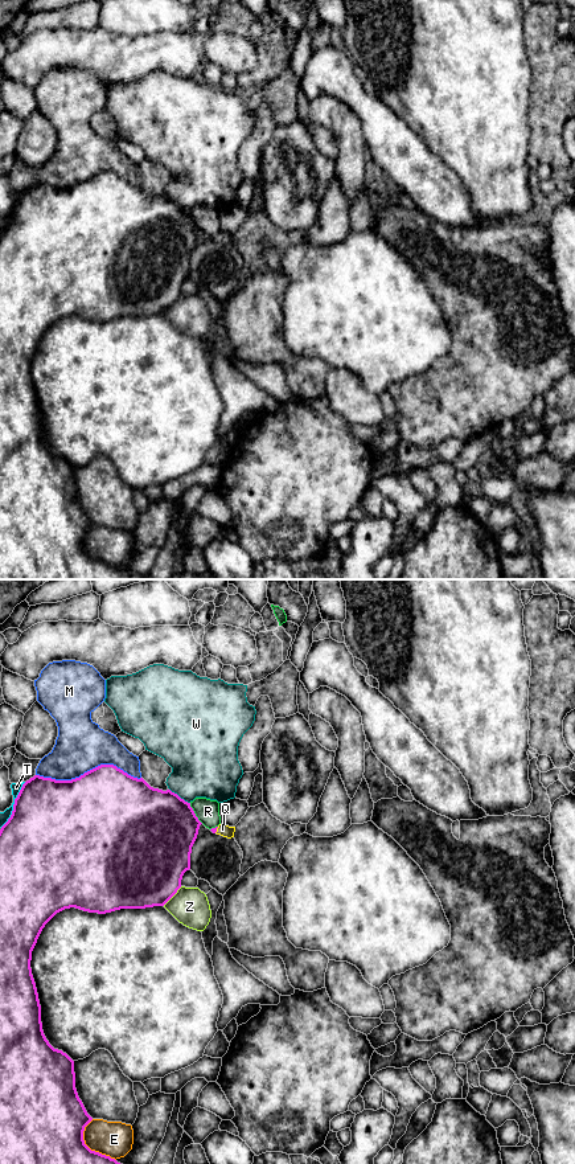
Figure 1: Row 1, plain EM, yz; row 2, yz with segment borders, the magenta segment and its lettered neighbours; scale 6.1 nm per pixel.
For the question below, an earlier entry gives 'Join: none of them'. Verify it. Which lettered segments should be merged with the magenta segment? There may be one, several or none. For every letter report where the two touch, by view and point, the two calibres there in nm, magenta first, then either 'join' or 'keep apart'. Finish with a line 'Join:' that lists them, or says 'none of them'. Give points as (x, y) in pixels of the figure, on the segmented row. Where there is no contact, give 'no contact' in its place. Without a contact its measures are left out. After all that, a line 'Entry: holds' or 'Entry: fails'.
E: meets magenta in yz at (87, 1147); 400 nm thick on the magenta side, 220 nm on the other; keep apart
M: meets magenta in yz at (89, 771); 500 nm thick on the magenta side, 300 nm on the other; keep apart
Q: meets magenta in yz at (216, 830); 30 nm thick on the magenta side, 70 nm on the other; join
R: meets magenta in yz at (194, 814); 480 nm thick on the magenta side, 140 nm on the other; keep apart
T: meets magenta in yz at (13, 804); 480 nm thick on the magenta side, 60 nm on the other; keep apart
W: meets magenta in yz at (179, 796); 480 nm thick on the magenta side, 400 nm on the other; keep apart
Z: meets magenta in yz at (172, 896); 500 nm thick on the magenta side, 220 nm on the other; keep apart
Join: Q
Entry: fails

